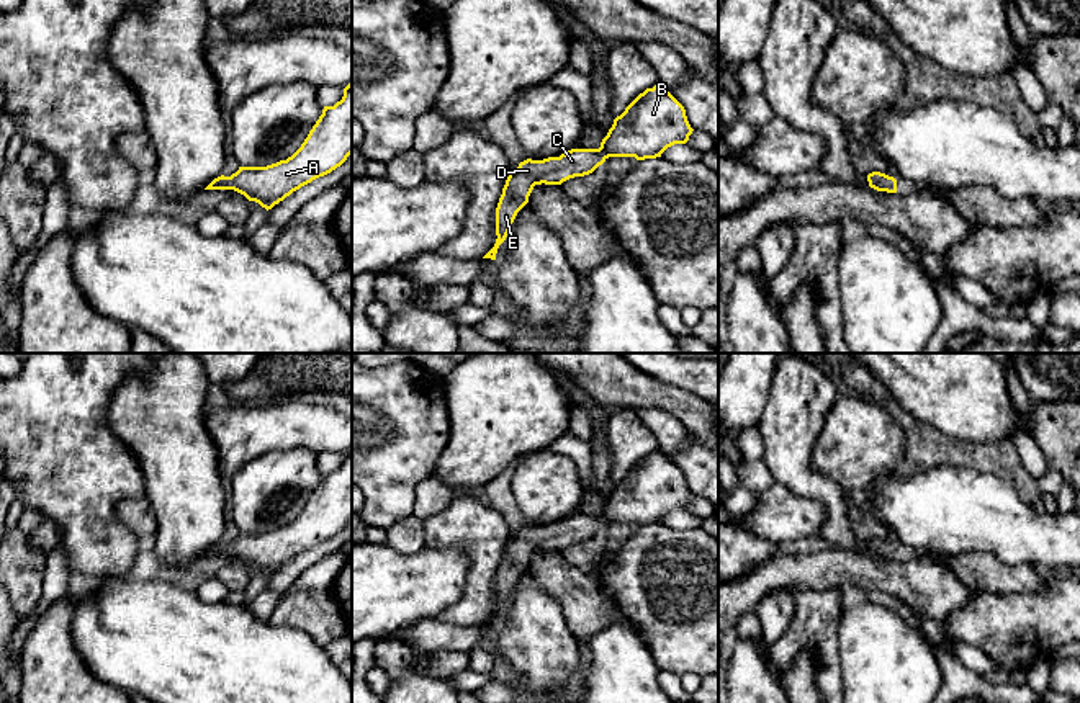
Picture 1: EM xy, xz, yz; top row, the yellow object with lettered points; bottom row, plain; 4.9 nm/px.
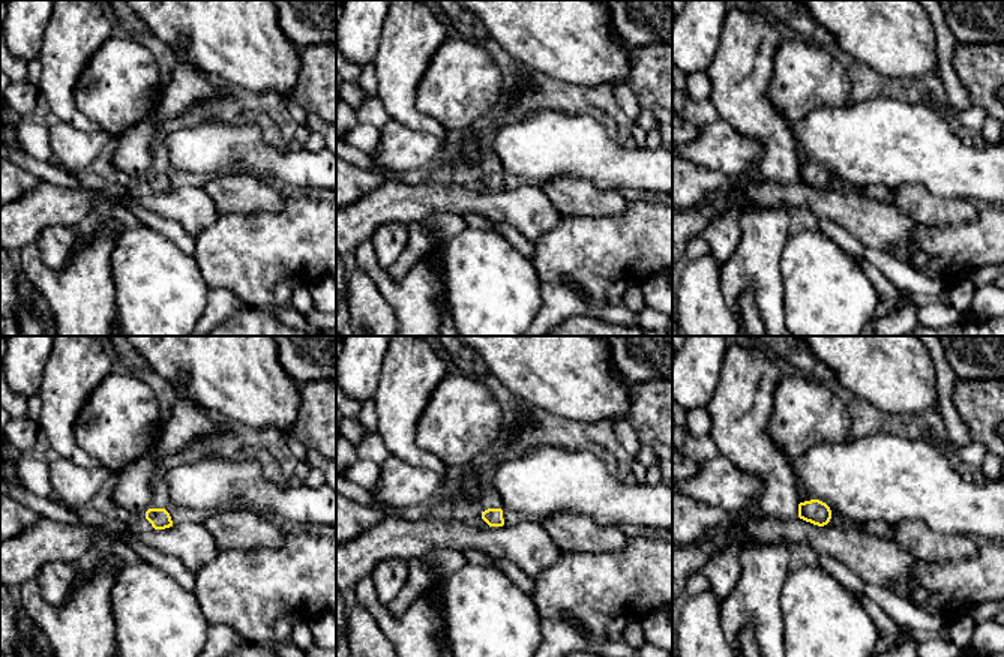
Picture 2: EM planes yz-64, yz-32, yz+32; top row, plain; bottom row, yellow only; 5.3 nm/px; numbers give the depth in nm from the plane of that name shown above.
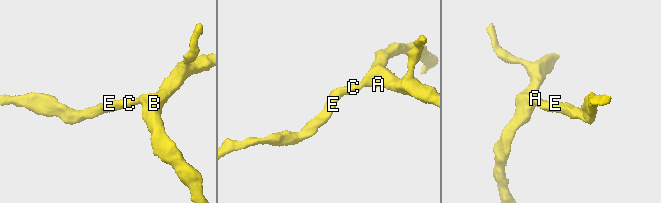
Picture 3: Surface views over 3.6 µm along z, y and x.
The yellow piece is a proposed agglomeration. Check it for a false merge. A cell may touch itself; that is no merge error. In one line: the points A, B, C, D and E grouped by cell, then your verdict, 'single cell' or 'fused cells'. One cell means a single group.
A B C D E; single cell

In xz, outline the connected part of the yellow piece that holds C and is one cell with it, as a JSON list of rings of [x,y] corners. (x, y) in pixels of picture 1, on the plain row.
[[[659,450],[640,459],[614,486],[599,515],[571,515],[560,523],[527,525],[509,540],[496,574],[496,610],[483,623],[496,626],[517,579],[529,569],[535,551],[561,551],[592,540],[609,523],[656,525],[674,512],[686,510],[692,500],[684,472]]]

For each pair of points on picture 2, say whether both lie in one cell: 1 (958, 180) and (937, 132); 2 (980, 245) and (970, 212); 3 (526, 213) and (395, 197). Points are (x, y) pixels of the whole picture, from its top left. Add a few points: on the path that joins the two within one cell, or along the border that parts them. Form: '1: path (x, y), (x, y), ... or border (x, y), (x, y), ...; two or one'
1: path (947, 168), (937, 158), (937, 144); one
2: border (979, 206), (979, 215), (973, 221), (938, 227); two
3: path (492, 204), (455, 198), (428, 198); one

